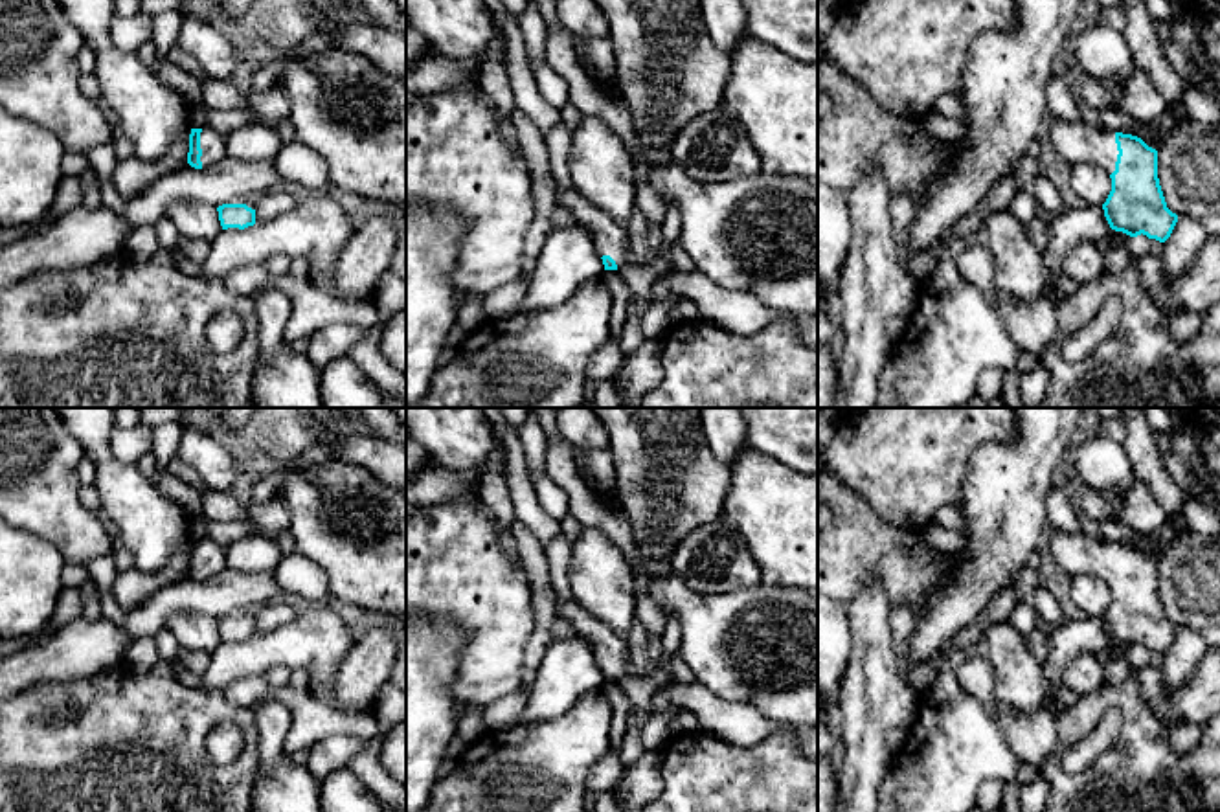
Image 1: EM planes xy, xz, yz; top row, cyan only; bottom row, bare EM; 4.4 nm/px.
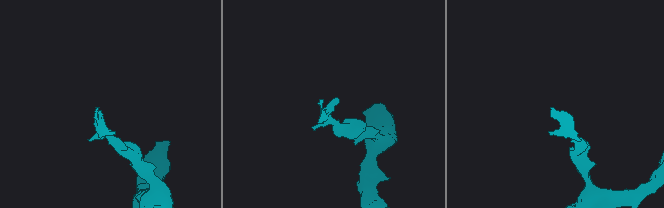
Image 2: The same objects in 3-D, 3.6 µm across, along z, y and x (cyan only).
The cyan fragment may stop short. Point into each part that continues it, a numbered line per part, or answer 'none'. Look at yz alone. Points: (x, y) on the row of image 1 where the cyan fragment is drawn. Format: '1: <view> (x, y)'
1: yz (1077, 142)

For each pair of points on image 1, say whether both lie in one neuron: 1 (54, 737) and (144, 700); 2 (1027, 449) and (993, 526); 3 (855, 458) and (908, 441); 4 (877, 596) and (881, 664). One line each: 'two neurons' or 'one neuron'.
1: one neuron
2: one neuron
3: one neuron
4: one neuron

